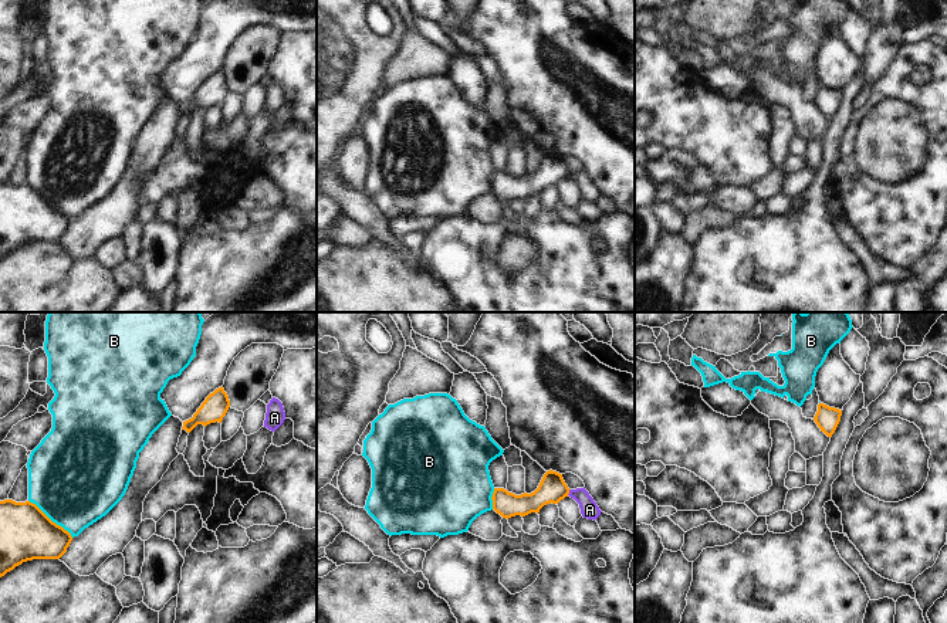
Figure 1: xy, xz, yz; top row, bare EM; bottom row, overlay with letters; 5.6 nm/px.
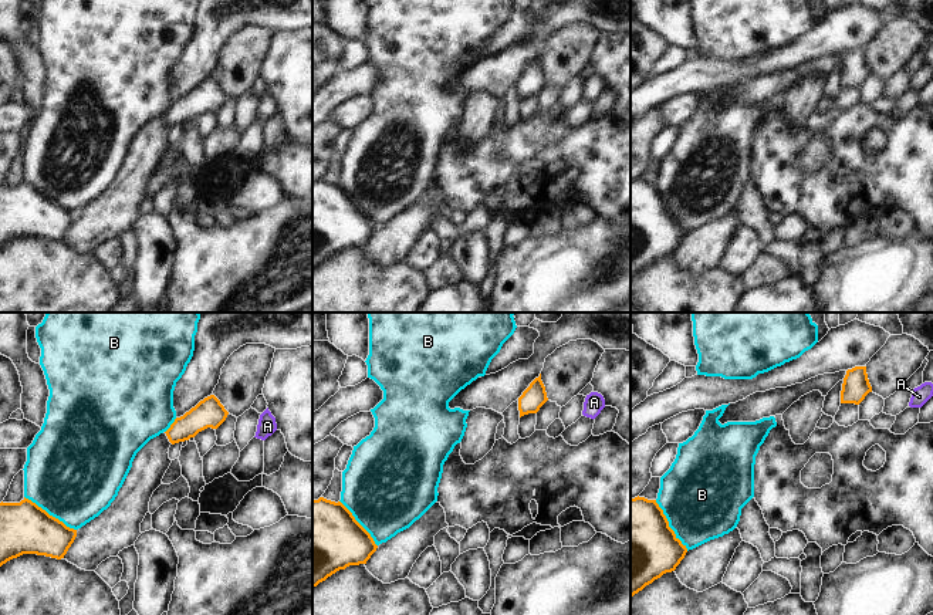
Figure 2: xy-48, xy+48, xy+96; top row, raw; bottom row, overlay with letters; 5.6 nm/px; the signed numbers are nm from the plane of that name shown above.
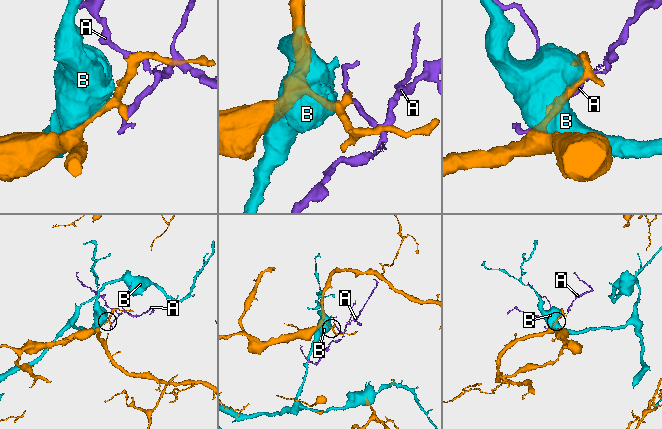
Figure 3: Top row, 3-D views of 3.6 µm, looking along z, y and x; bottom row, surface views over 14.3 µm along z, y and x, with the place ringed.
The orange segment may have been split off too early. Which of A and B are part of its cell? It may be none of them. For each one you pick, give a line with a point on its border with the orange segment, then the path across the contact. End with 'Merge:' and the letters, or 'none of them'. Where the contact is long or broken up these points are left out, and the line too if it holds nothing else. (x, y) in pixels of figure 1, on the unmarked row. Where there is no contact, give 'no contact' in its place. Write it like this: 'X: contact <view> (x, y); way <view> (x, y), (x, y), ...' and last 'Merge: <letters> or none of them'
Merge: none of them

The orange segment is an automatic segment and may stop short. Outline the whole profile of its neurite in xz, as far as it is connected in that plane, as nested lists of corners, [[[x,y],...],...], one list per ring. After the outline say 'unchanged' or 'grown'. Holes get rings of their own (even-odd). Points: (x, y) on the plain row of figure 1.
[[[547,153],[538,167],[531,176],[515,177],[504,170],[494,170],[493,175],[493,192],[503,200],[511,200],[515,197],[525,199],[531,194],[540,194],[547,186],[558,186],[568,179],[569,170],[565,166],[562,156],[557,153]]]; unchanged

